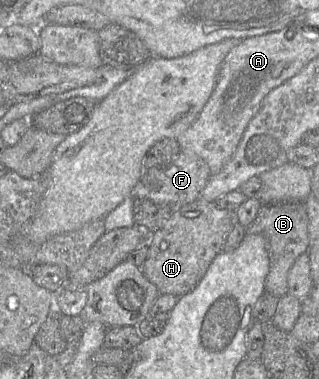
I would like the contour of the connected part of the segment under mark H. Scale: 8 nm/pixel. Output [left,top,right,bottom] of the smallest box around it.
[141,198,234,297]

